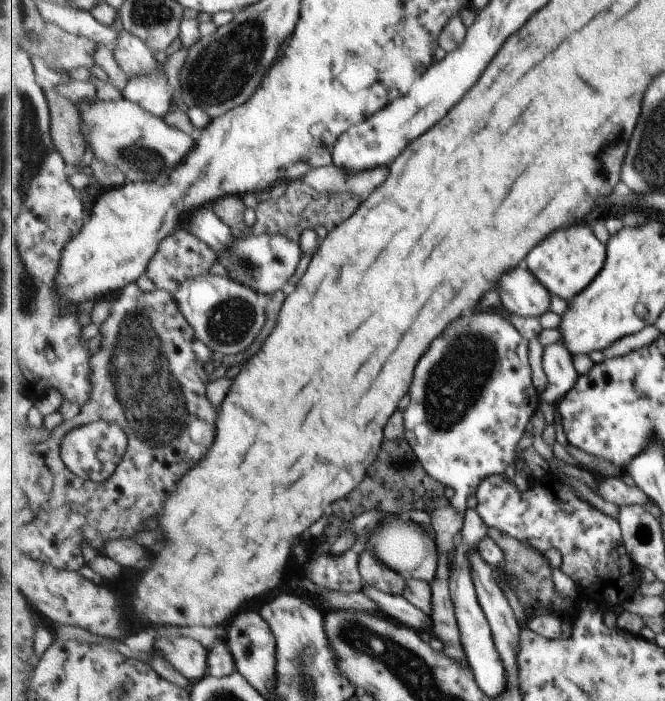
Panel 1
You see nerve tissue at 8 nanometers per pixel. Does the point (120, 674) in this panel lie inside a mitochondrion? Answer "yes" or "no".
no

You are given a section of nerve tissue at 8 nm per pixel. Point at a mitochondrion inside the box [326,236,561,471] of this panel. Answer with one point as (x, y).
(456, 381)

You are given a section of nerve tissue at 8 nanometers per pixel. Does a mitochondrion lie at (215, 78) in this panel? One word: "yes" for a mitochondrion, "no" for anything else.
yes

